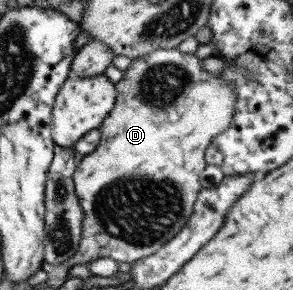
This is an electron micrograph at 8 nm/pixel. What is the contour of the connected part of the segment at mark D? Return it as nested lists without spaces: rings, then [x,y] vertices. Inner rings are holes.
[[[177,47],[172,49],[154,49],[149,54],[132,60],[127,69],[123,71],[122,77],[114,84],[116,97],[112,109],[98,127],[100,132],[98,145],[88,155],[82,157],[78,165],[76,165],[76,170],[72,173],[74,195],[78,199],[78,207],[80,207],[83,216],[78,251],[70,258],[72,265],[87,264],[88,261],[98,258],[110,258],[118,263],[122,261],[122,263],[130,264],[137,261],[137,259],[148,257],[162,247],[164,243],[172,239],[174,235],[177,235],[192,214],[196,197],[201,190],[198,175],[207,164],[205,162],[206,148],[212,139],[225,129],[228,129],[233,120],[235,101],[237,100],[235,89],[217,75],[214,75],[214,73],[202,69],[200,61],[201,59],[194,54],[182,53]]]

